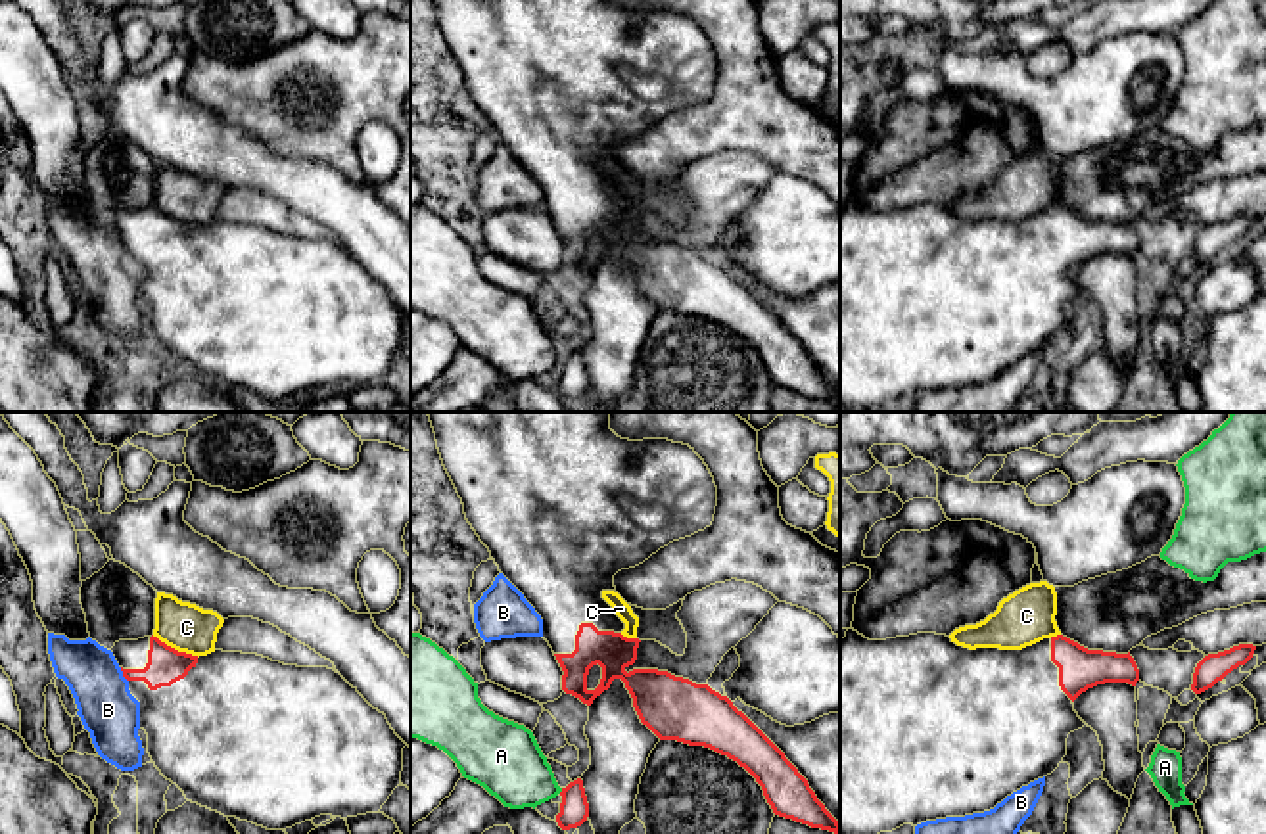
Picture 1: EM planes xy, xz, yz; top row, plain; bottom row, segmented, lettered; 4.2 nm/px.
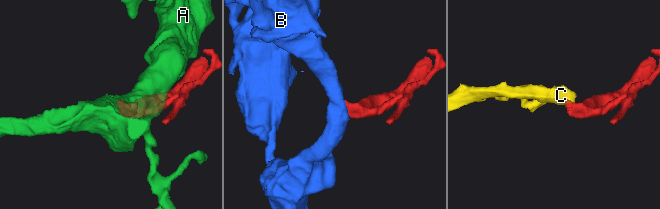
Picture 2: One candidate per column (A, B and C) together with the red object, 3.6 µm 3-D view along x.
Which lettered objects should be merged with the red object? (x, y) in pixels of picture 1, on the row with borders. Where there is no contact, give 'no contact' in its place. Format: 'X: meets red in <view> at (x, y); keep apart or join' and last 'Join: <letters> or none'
A: meets red in xz at (562, 790); keep apart
B: meets red in xy at (123, 675); keep apart
C: meets red in xy at (173, 648); keep apart
Join: none

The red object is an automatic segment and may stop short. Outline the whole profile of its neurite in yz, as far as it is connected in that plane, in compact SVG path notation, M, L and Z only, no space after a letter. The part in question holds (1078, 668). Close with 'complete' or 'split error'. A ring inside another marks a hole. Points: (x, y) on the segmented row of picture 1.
M848 629L840 640L840 834L994 809L1059 767L1068 734L1086 725L1072 704L1082 692L1137 681L1130 652L1088 650L1063 635L1022 650L969 650L936 633L869 640Z; split error

